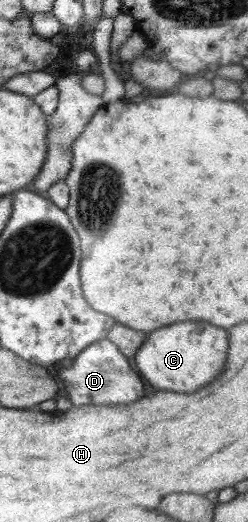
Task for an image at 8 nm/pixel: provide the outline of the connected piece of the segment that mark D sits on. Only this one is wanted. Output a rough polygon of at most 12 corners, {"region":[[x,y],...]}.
{"region":[[107,337],[57,367],[73,405],[123,405],[149,391]]}

